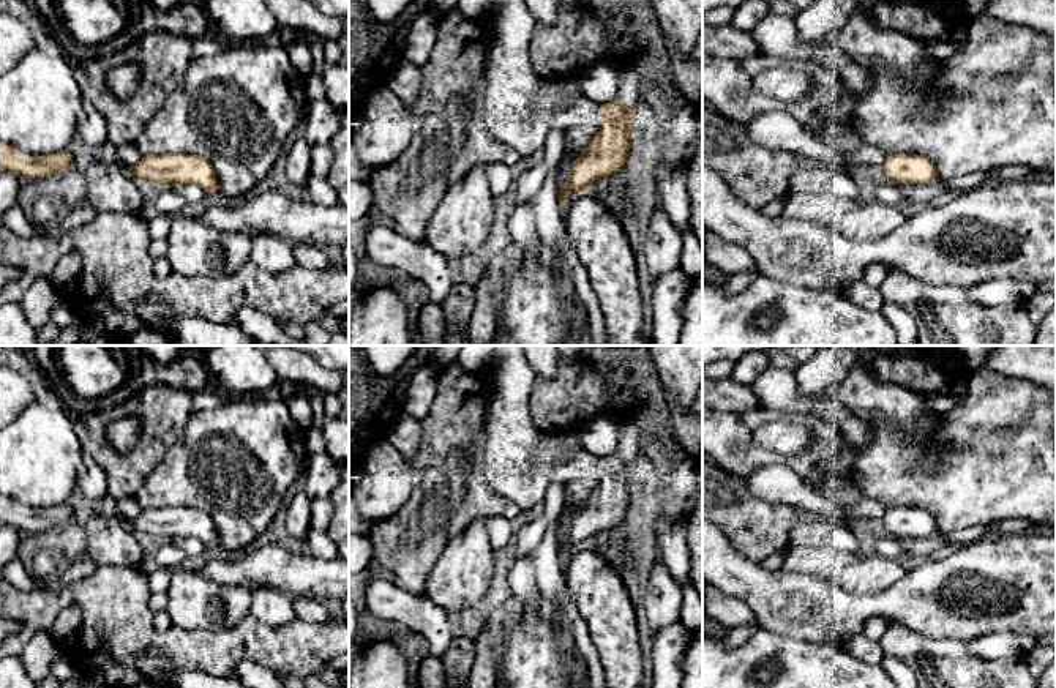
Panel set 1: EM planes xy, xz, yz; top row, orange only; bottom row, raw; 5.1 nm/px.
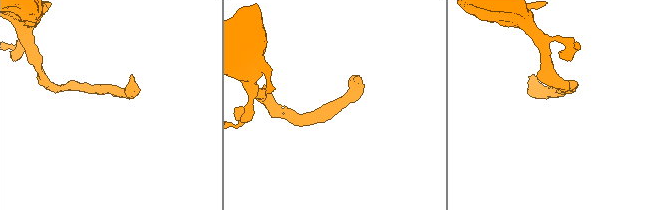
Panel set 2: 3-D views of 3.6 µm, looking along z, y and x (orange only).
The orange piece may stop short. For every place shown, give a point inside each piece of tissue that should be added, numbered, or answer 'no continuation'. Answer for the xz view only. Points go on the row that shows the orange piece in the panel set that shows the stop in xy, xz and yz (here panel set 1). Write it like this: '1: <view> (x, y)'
no continuation

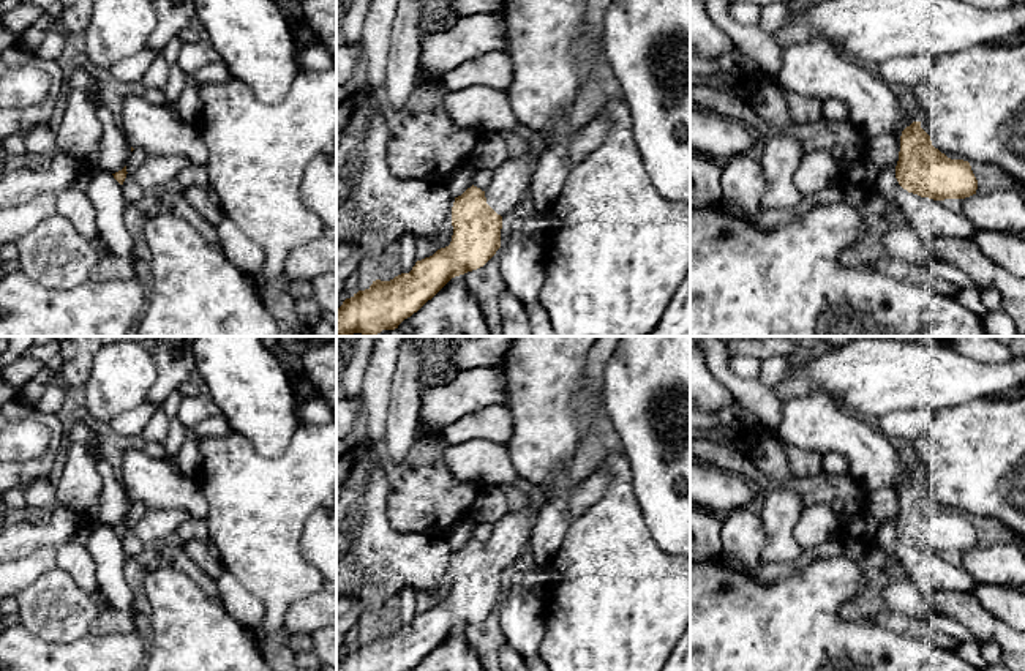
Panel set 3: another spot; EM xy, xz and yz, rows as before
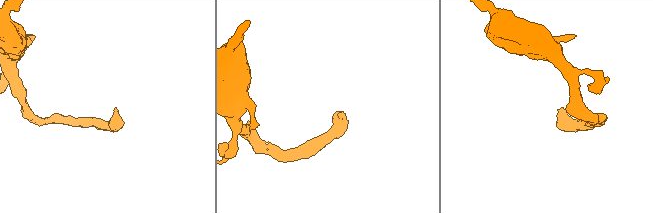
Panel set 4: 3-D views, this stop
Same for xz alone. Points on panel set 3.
1: xz (510, 185)

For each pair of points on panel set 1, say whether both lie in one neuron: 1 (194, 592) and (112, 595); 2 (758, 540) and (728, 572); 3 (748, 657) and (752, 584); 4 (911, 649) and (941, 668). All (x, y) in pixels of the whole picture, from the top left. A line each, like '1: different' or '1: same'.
1: different
2: different
3: different
4: same

